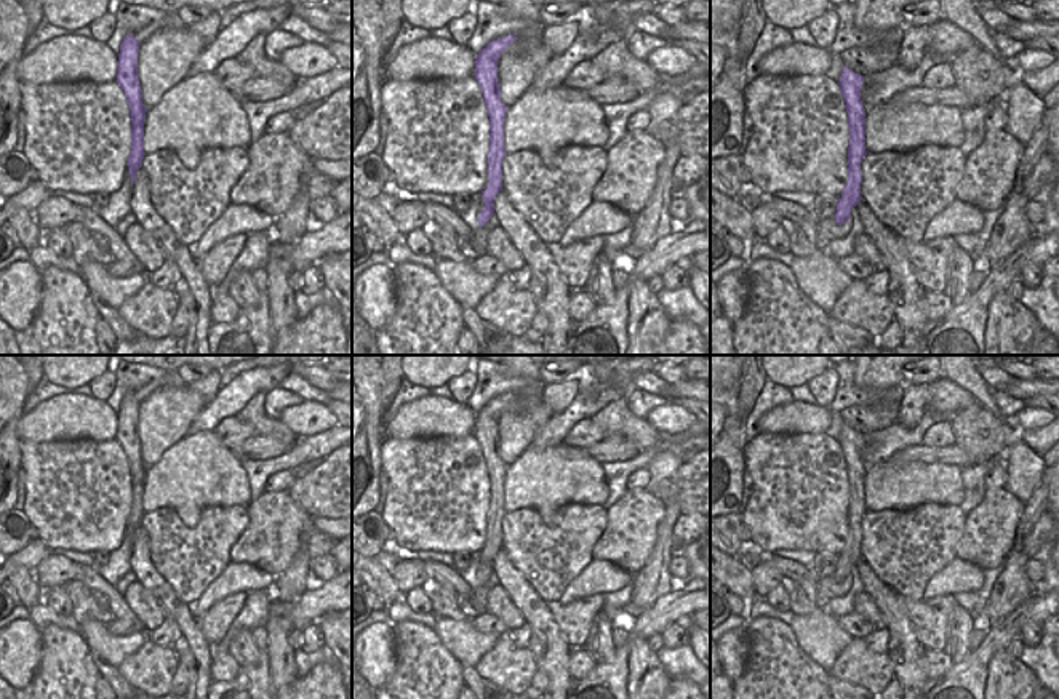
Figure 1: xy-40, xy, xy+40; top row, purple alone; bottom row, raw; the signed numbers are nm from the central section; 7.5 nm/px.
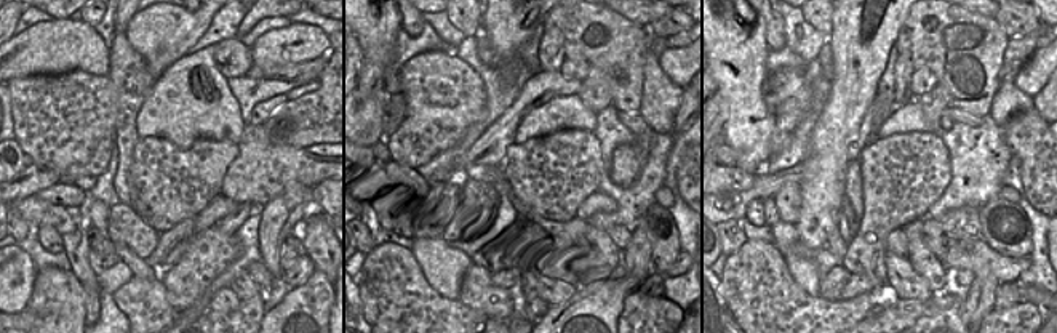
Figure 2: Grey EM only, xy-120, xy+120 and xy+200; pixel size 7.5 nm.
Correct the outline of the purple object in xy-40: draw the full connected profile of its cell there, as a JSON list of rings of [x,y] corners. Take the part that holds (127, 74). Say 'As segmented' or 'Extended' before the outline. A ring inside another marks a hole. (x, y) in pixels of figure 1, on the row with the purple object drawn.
As segmented. [[[126,35],[120,45],[117,83],[126,96],[131,117],[131,152],[128,157],[131,187],[136,171],[144,158],[144,122],[147,107],[142,104],[142,90],[138,75],[138,54],[141,42],[134,35]]]

